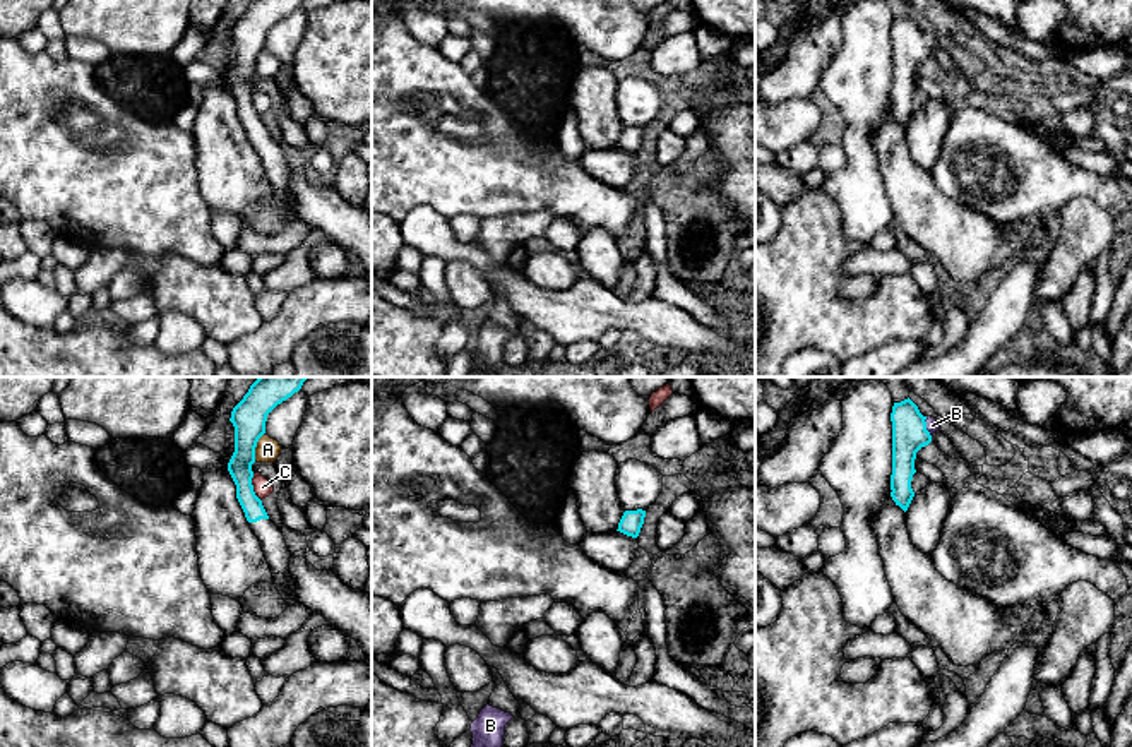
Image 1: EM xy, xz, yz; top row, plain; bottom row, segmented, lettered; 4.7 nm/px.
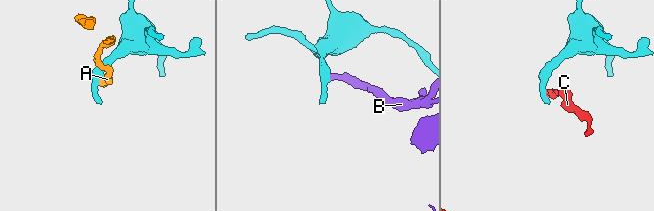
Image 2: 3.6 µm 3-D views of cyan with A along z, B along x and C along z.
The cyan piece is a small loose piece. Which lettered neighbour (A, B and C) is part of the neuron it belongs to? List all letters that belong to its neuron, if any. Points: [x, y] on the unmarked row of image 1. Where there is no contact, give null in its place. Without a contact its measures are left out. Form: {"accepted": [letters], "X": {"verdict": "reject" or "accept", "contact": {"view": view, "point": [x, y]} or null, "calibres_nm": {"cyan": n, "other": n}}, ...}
{"accepted": ["B"], "A": {"verdict": "reject", "contact": {"view": "xy", "point": [256, 62]}, "calibres_nm": {"cyan": 170, "other": 120}}, "B": {"verdict": "accept", "contact": {"view": "yz", "point": [925, 43]}, "calibres_nm": {"cyan": 170, "other": 60}}, "C": {"verdict": "reject", "contact": {"view": "xy", "point": [252, 105]}, "calibres_nm": {"cyan": 120, "other": 90}}}

